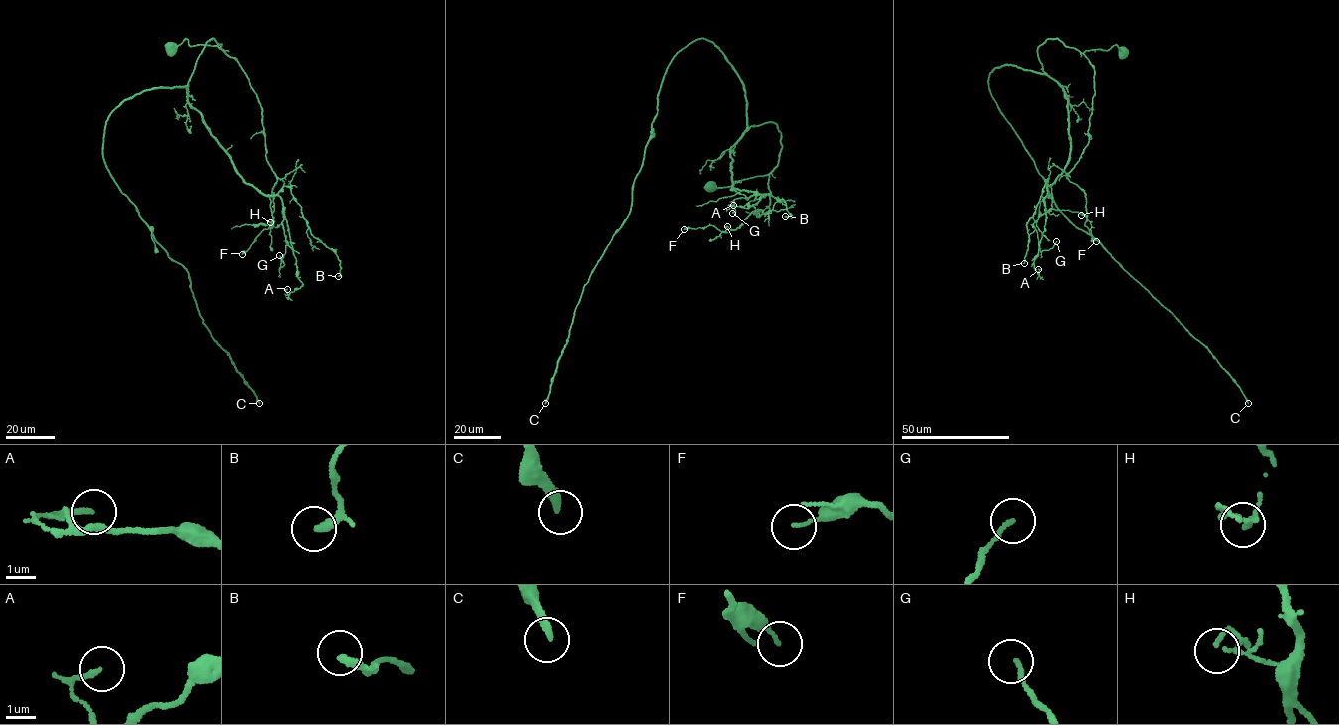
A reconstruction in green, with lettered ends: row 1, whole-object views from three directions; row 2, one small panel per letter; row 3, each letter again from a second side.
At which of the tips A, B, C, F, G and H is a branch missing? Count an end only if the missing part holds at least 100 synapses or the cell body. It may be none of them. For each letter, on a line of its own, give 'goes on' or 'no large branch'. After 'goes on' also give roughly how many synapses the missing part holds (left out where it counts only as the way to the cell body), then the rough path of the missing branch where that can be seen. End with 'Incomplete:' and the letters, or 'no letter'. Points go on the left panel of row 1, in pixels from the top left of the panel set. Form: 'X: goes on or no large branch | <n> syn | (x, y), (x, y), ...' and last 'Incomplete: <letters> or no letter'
A: no large branch
B: no large branch
C: goes on | 200 syn
F: no large branch
G: no large branch
H: no large branch
Incomplete: C

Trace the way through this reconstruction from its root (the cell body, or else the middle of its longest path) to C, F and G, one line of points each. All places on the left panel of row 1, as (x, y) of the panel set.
C: (172, 49), (221, 44), (206, 41), (186, 85), (112, 111), (103, 160), (185, 268), (203, 322), (259, 403)
F: (172, 49), (186, 39), (218, 46), (239, 63), (260, 105), (276, 180), (273, 219), (242, 254)
G: (172, 49), (221, 44), (206, 41), (189, 103), (245, 183), (280, 197), (279, 255)

